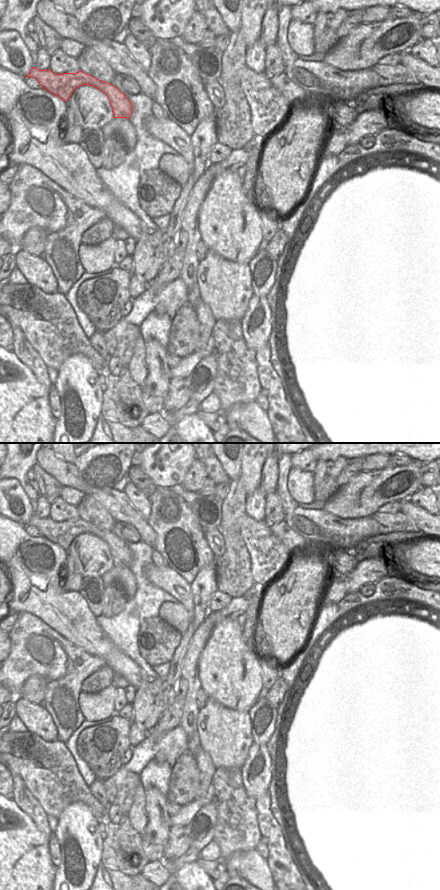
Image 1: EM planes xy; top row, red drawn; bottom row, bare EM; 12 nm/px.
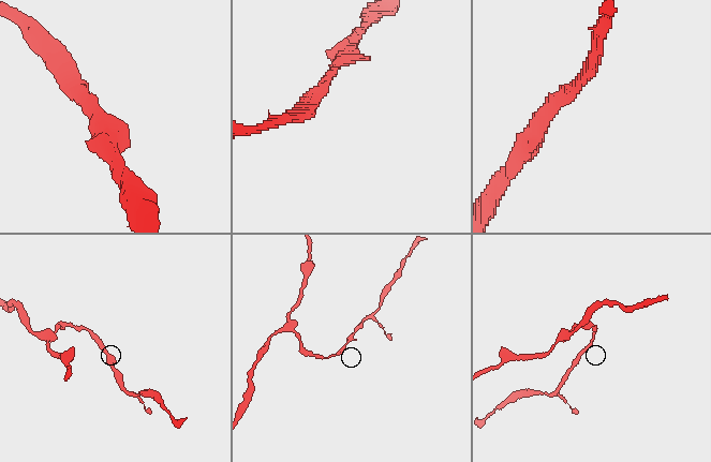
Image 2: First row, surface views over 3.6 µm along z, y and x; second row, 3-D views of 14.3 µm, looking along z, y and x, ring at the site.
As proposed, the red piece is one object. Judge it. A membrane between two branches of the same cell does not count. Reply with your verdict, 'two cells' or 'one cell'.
one cell

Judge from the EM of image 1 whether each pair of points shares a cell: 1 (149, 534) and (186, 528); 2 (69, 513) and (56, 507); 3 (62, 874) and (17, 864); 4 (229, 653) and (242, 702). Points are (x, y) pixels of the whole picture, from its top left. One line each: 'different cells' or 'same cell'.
1: different cells
2: same cell
3: different cells
4: same cell

